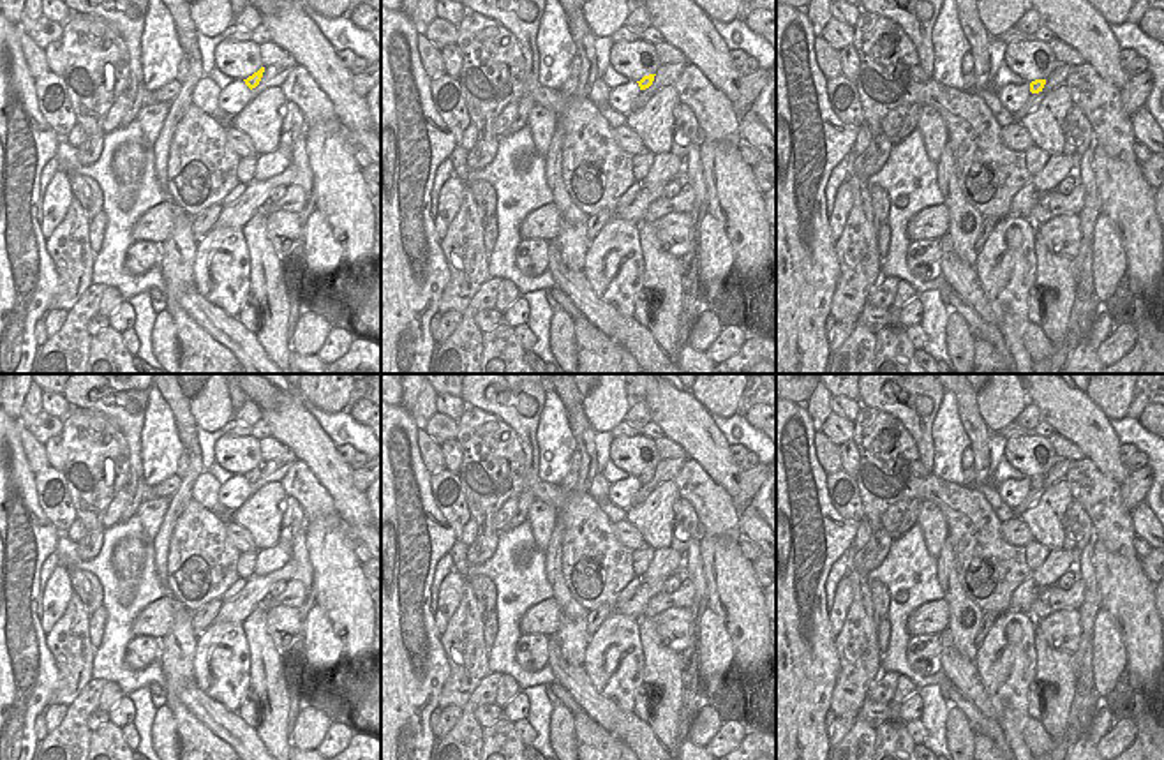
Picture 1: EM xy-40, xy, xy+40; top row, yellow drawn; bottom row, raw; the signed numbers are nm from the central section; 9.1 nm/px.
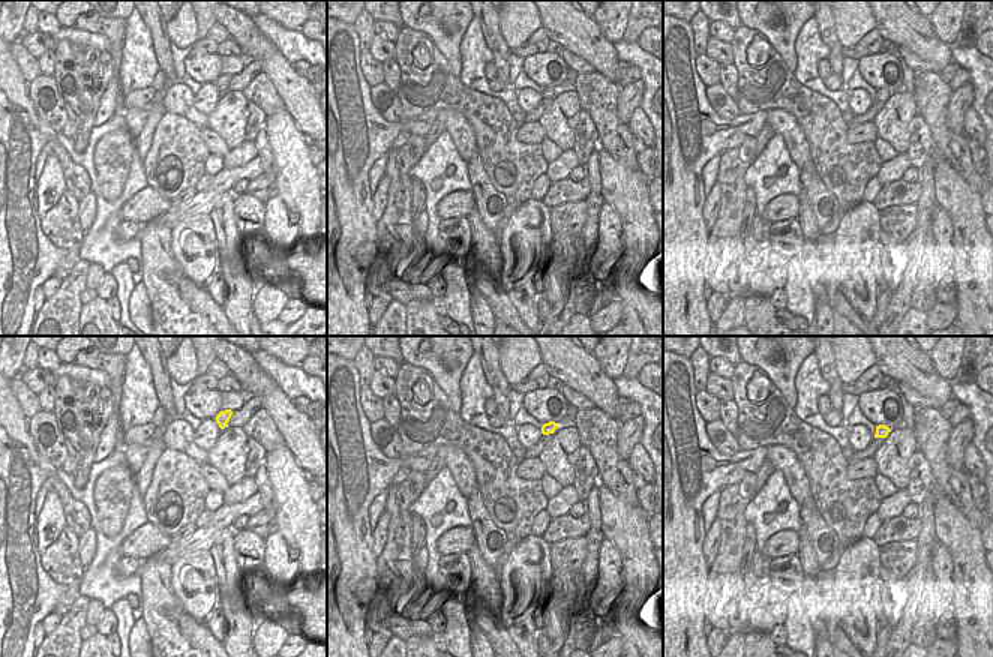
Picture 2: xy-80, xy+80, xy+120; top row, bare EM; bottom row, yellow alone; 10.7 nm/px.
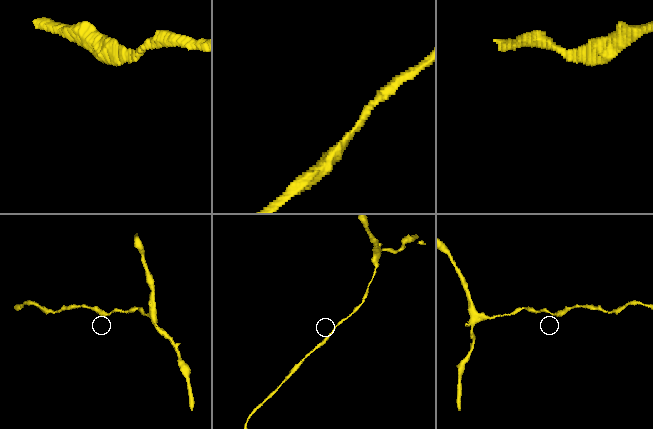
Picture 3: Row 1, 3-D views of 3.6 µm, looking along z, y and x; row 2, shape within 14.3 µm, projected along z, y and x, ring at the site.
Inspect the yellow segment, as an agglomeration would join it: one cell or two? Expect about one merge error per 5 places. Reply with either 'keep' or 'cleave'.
keep

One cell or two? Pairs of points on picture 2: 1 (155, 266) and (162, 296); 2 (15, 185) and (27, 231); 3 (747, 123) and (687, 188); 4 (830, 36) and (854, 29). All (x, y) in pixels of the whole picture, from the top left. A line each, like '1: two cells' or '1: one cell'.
1: one cell
2: one cell
3: one cell
4: two cells

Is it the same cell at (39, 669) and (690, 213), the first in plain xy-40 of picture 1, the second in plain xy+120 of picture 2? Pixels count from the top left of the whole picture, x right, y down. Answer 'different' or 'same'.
same

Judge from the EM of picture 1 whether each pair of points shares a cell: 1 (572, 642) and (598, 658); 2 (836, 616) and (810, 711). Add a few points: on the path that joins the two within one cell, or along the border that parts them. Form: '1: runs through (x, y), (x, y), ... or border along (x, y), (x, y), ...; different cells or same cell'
1: border along (589, 637), (582, 665); different cells
2: border along (828, 612), (835, 637); different cells

